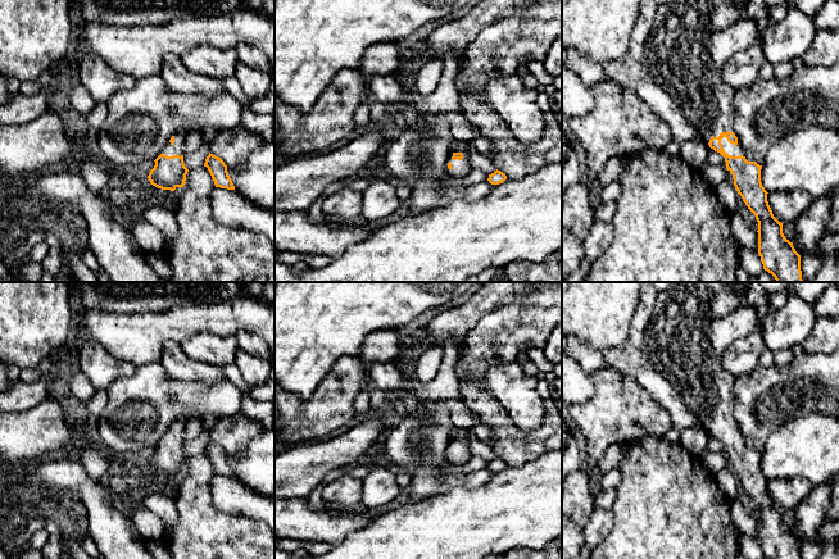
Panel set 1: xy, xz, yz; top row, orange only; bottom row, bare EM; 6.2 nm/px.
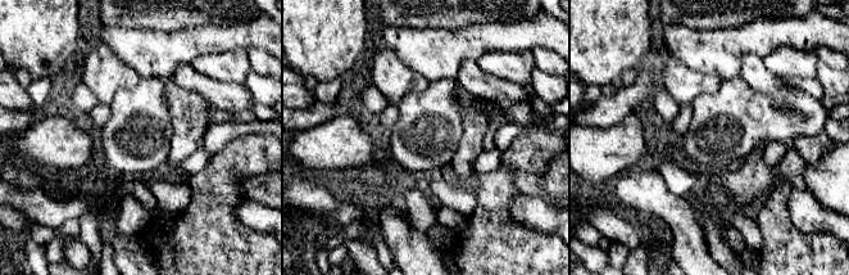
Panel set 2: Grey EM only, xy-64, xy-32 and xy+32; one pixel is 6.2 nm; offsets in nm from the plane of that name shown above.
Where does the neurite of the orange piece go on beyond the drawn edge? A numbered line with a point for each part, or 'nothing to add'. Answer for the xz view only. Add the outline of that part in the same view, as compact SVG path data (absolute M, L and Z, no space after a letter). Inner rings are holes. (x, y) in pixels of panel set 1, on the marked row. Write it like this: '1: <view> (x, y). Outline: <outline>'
1: xz (461, 168). Outline: M453 153L449 154L446 160L448 163L452 164L452 168L450 169L448 168L448 172L450 173L450 176L457 178L462 178L467 176L472 168L468 159L468 154L464 153L461 160L458 159L453 160L452 156L453 156Z

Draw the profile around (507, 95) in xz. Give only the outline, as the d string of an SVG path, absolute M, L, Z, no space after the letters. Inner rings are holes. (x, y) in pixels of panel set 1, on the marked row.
M517 73L496 76L486 83L481 95L503 118L516 138L525 144L540 140L544 113L538 106L535 91L526 87Z

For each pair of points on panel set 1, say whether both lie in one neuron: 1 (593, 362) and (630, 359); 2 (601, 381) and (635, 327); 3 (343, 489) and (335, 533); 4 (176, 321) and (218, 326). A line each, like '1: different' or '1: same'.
1: different
2: different
3: different
4: same

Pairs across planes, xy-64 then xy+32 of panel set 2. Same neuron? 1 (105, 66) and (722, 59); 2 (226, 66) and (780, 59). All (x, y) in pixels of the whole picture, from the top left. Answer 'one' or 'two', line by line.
1: two
2: one

